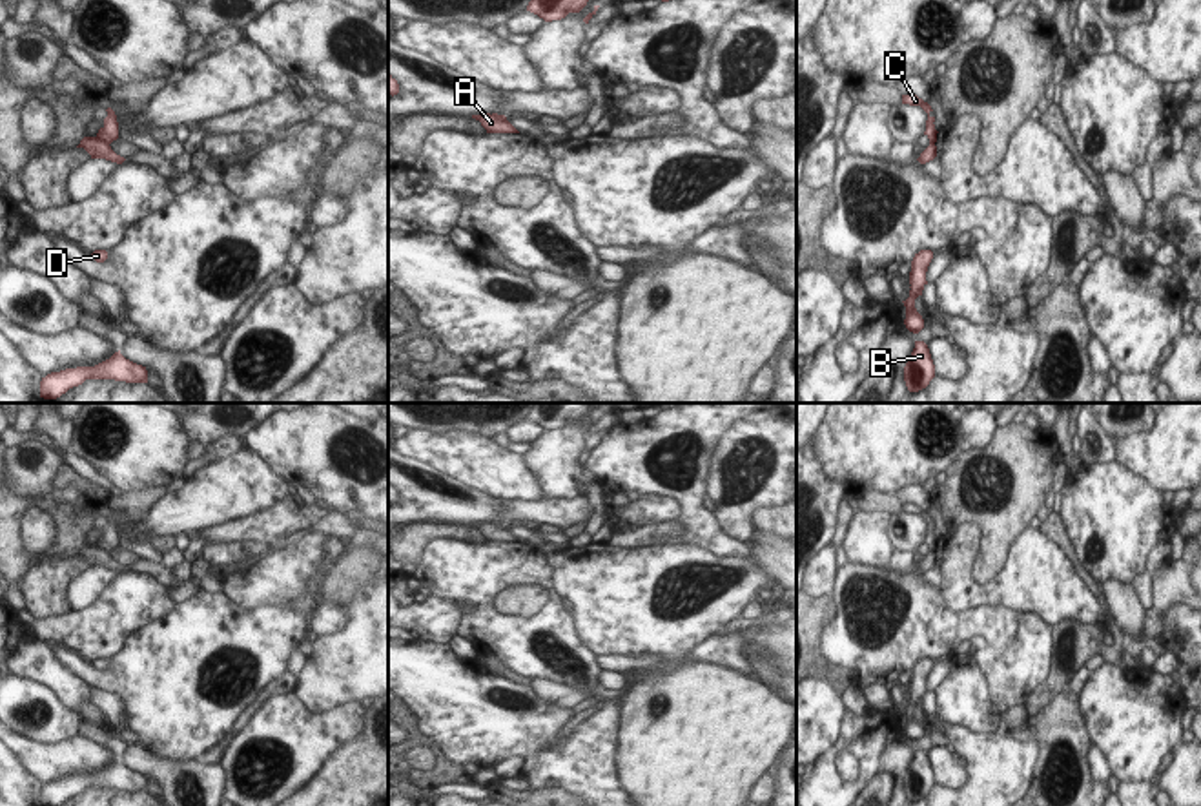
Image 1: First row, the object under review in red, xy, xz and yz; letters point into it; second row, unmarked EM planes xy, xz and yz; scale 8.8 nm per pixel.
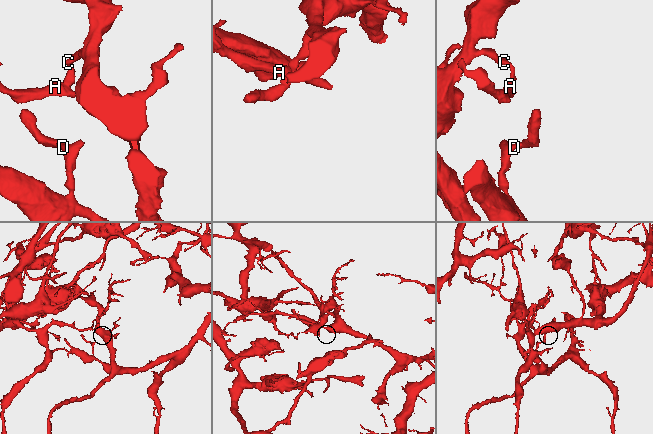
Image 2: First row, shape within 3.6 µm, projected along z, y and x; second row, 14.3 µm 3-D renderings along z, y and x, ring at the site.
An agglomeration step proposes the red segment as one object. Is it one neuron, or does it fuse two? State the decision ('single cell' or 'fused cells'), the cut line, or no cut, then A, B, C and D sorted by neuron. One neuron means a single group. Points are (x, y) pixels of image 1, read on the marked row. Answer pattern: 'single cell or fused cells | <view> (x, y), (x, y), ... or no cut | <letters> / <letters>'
fused cells | xy (95, 137), (108, 144) | A / B C D

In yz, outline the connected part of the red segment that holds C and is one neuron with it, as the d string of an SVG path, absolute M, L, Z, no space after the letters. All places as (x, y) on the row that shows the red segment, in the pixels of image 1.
M902 95L902 104L920 106L928 113L924 135L929 139L929 144L935 144L939 131L935 129L935 124L933 124L935 117L929 115L933 111L931 106L922 98L919 98L917 95Z

